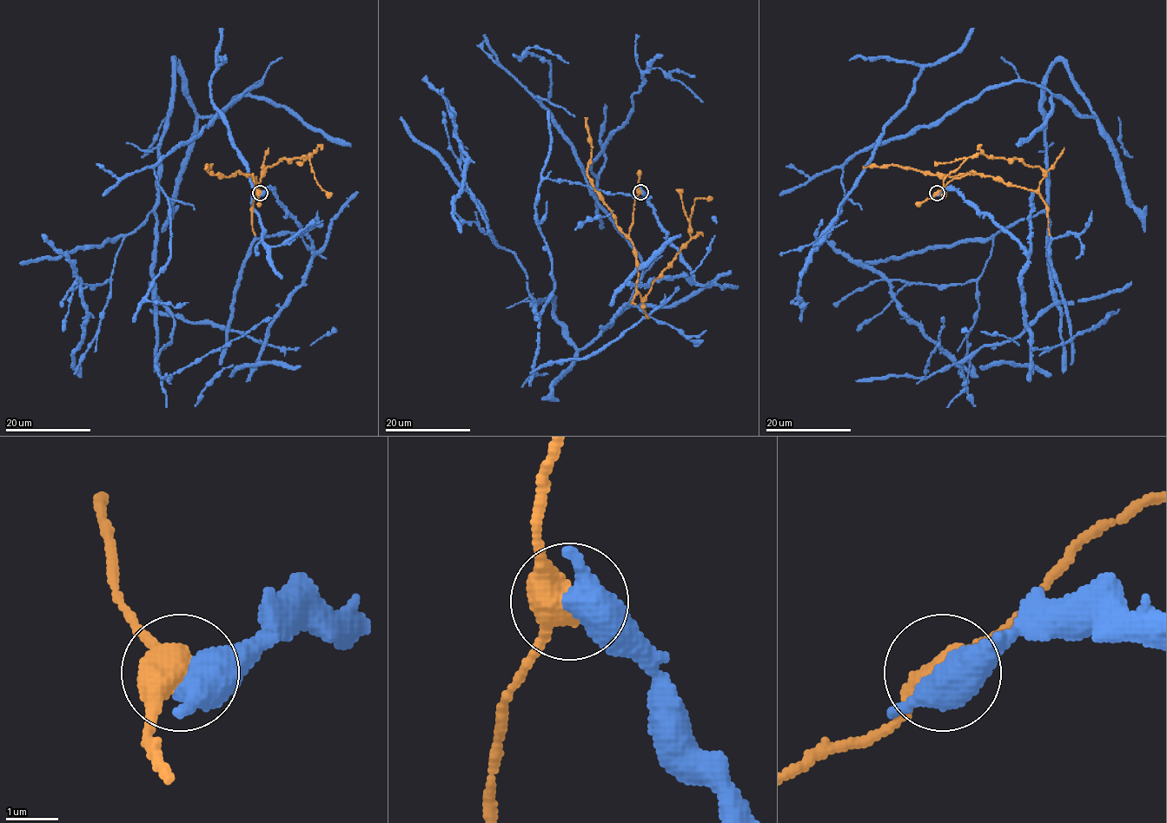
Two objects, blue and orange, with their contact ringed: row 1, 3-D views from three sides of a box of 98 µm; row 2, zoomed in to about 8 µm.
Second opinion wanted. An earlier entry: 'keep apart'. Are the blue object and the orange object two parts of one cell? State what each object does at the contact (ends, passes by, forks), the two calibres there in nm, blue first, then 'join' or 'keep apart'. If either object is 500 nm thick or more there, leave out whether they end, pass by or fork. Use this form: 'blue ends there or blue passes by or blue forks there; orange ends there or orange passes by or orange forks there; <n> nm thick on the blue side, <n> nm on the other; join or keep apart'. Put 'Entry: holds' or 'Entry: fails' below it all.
460 nm thick on the blue side, 500 nm on the other; join
Entry: fails

